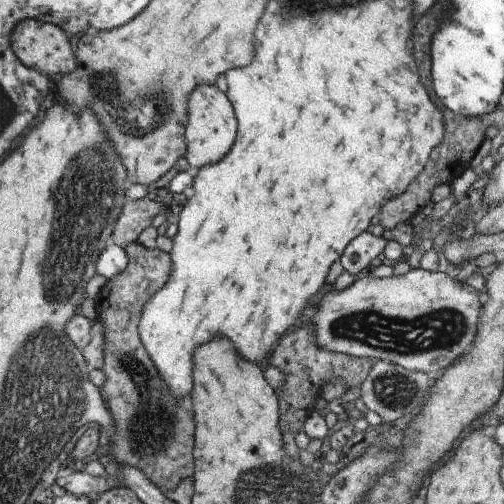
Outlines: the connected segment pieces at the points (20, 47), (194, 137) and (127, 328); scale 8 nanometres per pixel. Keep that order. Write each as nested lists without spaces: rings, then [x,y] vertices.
[[[36,20],[18,24],[12,32],[12,48],[26,68],[42,74],[66,74],[76,68],[68,36],[54,24]]]
[[[200,86],[192,91],[187,106],[189,116],[186,127],[186,158],[193,168],[202,168],[206,164],[220,162],[236,138],[236,116],[230,100],[216,86]]]
[[[132,243],[129,247],[129,265],[119,275],[108,279],[101,292],[96,298],[97,308],[100,310],[98,316],[105,324],[105,355],[104,355],[104,374],[106,383],[103,387],[98,387],[102,398],[110,405],[109,413],[113,420],[113,430],[110,430],[108,442],[113,443],[111,450],[113,456],[119,461],[120,465],[134,467],[143,472],[152,484],[156,485],[166,496],[178,488],[178,484],[190,476],[194,476],[194,420],[184,406],[172,398],[168,392],[166,382],[160,378],[156,372],[156,366],[144,346],[140,344],[138,336],[138,322],[140,322],[140,312],[144,304],[148,302],[150,296],[154,296],[170,278],[172,270],[172,260],[170,254],[160,252],[158,248],[148,249],[139,243]]]

